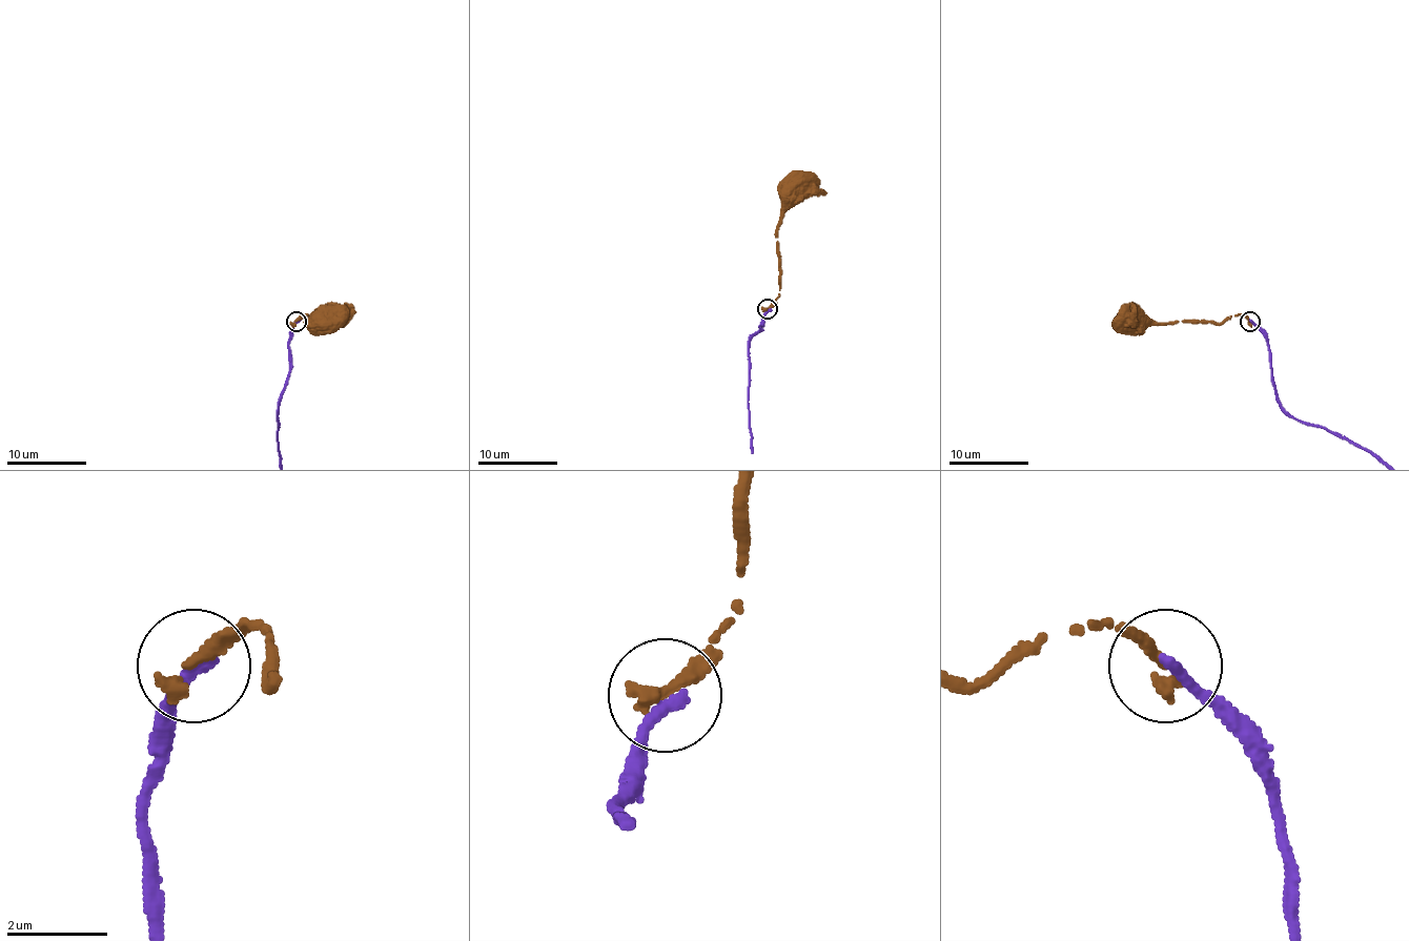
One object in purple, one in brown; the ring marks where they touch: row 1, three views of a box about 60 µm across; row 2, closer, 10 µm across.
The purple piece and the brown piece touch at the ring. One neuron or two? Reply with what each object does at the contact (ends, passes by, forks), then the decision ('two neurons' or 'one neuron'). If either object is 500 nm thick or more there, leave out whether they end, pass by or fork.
purple ends; brown ends; two neurons

